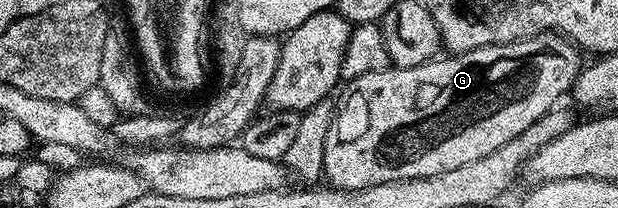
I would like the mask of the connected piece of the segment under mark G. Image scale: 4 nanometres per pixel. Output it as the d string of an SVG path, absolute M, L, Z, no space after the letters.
M552 30L538 32L536 36L525 36L522 40L505 42L504 44L490 44L474 48L468 52L447 54L442 58L430 60L427 64L413 66L412 68L396 68L394 66L374 72L373 74L361 74L355 80L346 85L347 93L343 101L338 101L333 118L333 126L329 126L329 135L325 137L325 162L323 174L326 183L332 188L341 190L365 190L369 186L381 186L381 182L401 182L409 178L429 178L433 174L445 174L445 170L457 170L457 166L465 166L468 162L477 162L477 158L485 158L485 154L493 154L505 142L517 138L521 130L533 126L537 118L541 118L552 108L560 103L563 92L570 93L581 71L579 56L581 52L572 44L566 36Z

